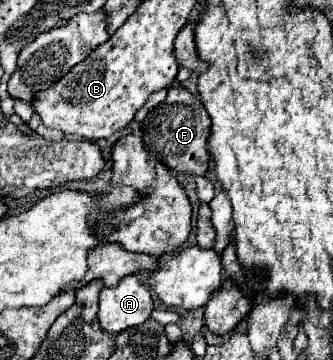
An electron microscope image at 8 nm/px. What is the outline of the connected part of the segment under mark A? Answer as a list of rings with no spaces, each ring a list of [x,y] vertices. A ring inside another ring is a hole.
[[[125,277],[115,289],[101,289],[99,327],[105,333],[121,333],[151,317],[153,299],[137,277]]]

